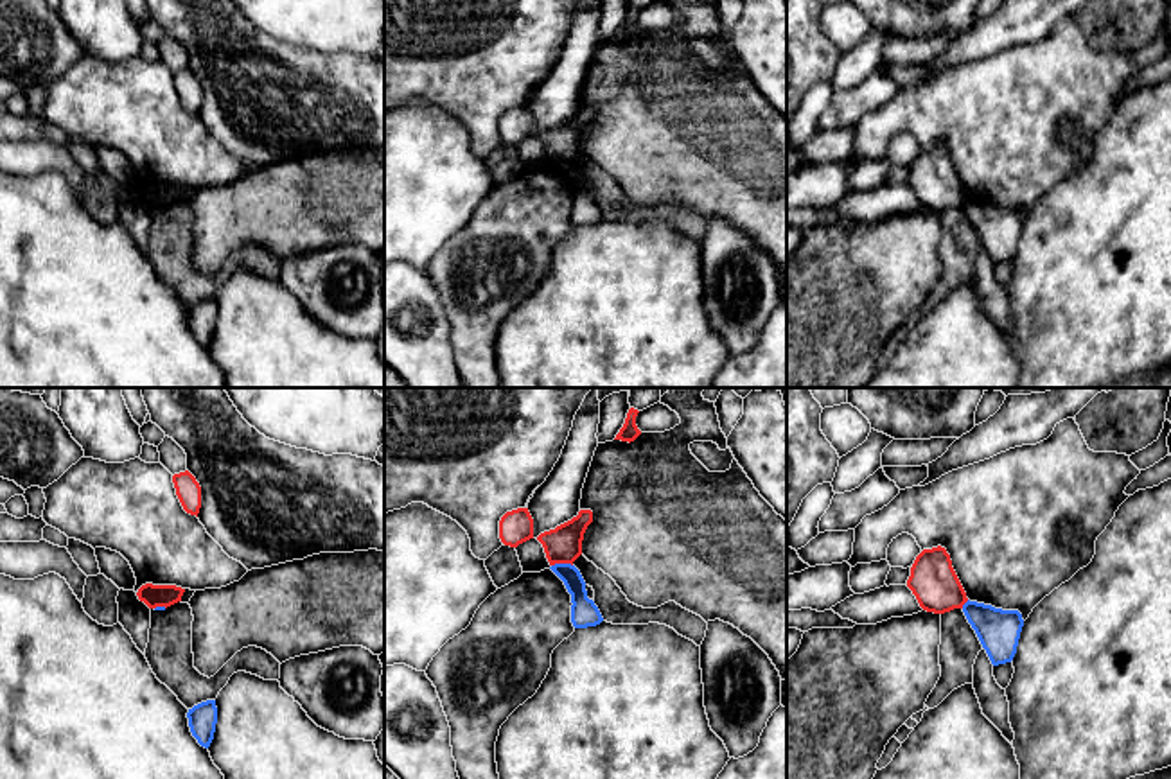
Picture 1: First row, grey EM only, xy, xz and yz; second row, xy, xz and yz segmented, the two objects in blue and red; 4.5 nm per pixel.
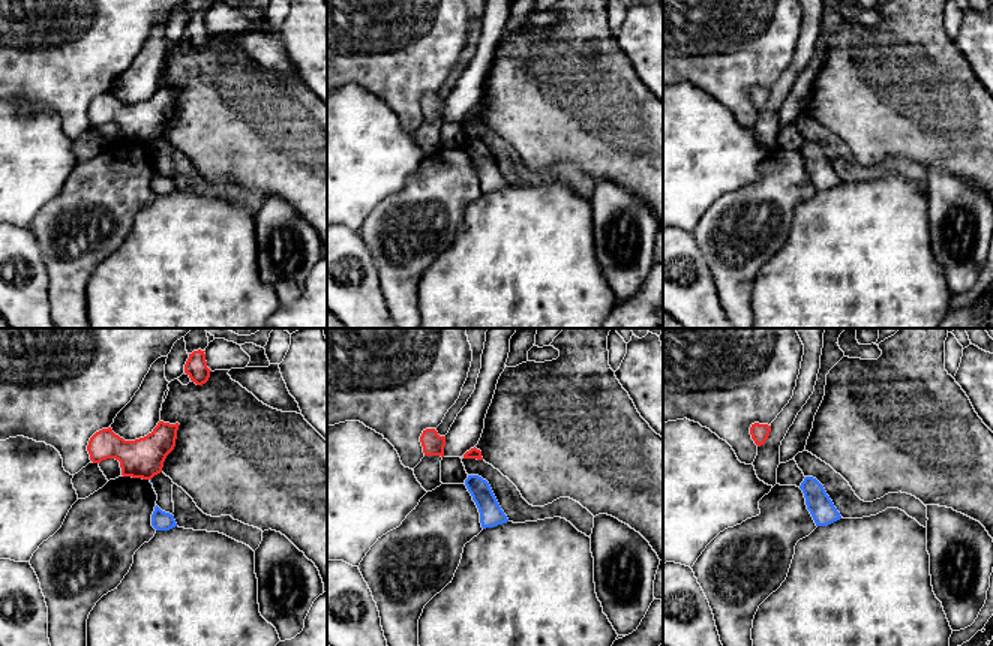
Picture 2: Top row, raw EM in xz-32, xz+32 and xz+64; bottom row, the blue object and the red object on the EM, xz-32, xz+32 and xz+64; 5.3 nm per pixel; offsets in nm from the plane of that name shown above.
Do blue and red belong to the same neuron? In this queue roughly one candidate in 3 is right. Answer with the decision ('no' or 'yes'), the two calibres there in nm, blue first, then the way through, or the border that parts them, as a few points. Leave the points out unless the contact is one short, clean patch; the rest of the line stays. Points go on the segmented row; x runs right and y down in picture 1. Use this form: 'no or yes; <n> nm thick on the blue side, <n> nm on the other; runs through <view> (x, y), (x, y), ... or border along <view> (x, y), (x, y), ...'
no; 120 nm thick on the blue side, 160 nm on the other; border along xz (572, 564), (552, 566)

